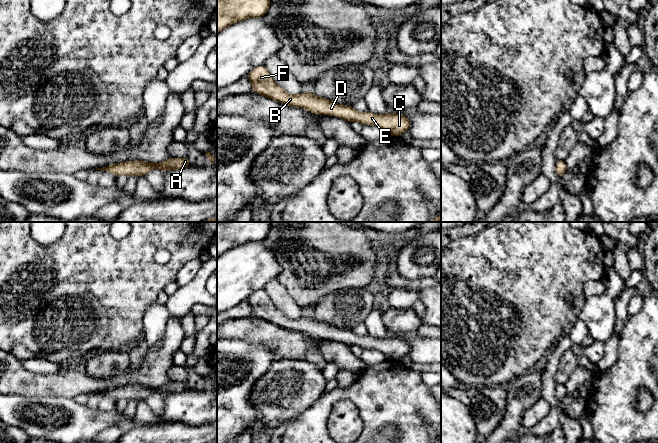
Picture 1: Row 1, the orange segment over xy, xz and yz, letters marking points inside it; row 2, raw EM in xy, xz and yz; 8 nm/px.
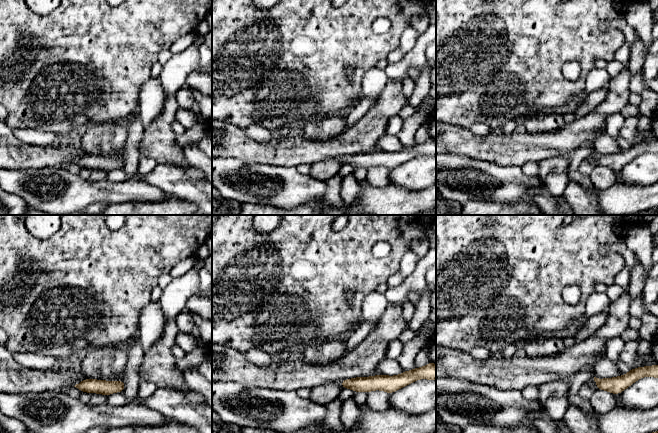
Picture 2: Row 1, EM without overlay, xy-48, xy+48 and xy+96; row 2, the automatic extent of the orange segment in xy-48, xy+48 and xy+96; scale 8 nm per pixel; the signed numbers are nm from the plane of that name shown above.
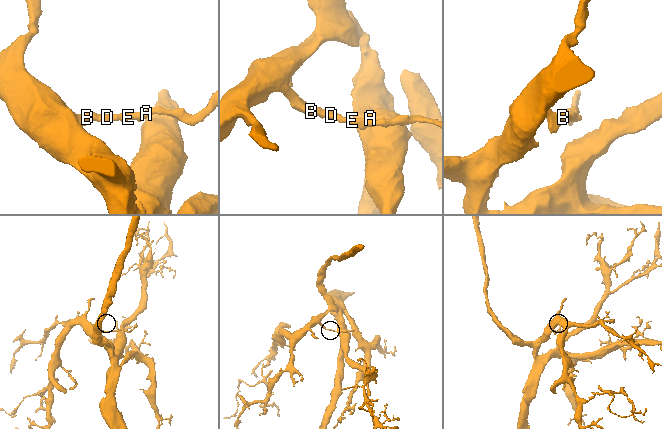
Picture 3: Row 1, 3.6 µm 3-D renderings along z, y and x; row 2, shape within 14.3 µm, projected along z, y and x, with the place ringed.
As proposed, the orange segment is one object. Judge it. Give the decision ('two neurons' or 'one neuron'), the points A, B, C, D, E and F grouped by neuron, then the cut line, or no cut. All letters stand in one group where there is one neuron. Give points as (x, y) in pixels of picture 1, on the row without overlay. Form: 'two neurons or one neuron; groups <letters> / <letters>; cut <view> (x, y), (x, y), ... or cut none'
one neuron; groups A B C D E F; cut none

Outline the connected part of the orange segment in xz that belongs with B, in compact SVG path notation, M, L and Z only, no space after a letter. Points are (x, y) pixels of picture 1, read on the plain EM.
M264 289L256 291L247 298L252 307L252 314L280 327L308 334L313 338L340 341L349 347L359 346L383 352L389 360L400 360L410 352L410 344L400 338L388 336L376 339L368 334L360 337L353 330L339 329L327 323L314 320L310 315L299 319L290 319L278 310Z

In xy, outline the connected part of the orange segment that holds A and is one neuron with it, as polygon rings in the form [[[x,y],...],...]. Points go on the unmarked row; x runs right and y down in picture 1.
[[[172,382],[160,387],[147,387],[139,384],[125,385],[102,392],[97,392],[96,394],[108,395],[115,398],[117,401],[120,399],[134,399],[135,401],[139,401],[144,400],[152,393],[161,393],[164,396],[167,396],[190,390],[191,387],[188,382]]]

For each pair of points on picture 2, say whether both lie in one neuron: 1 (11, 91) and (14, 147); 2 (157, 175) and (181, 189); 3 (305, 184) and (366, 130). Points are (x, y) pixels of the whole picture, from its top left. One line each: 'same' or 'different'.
1: different
2: same
3: different

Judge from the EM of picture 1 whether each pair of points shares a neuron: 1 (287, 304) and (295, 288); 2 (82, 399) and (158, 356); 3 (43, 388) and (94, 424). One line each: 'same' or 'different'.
1: different
2: different
3: different

